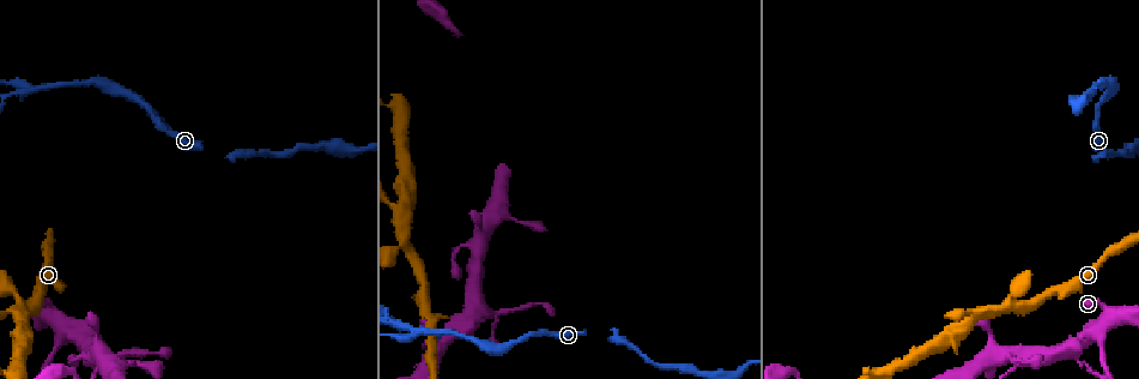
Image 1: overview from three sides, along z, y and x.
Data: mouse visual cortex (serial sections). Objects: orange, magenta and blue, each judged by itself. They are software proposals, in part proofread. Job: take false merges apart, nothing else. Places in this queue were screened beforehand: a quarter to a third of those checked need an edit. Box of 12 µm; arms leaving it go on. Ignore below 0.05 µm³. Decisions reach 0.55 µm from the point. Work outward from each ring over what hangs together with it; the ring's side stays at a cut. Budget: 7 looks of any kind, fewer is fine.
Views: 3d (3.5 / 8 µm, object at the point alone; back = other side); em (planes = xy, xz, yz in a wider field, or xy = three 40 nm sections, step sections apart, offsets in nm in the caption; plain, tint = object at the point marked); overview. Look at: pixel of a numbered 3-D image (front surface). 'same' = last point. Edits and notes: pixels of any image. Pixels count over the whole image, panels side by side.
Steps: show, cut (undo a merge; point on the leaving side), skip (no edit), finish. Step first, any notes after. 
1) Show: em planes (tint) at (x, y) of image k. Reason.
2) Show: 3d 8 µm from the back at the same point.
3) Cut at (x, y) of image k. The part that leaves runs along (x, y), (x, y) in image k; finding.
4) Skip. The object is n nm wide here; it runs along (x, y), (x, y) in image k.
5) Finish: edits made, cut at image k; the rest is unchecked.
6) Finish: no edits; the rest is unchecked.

Show: 3d 3.5 µm at (1095, 88) of image 1. Three-way junction.

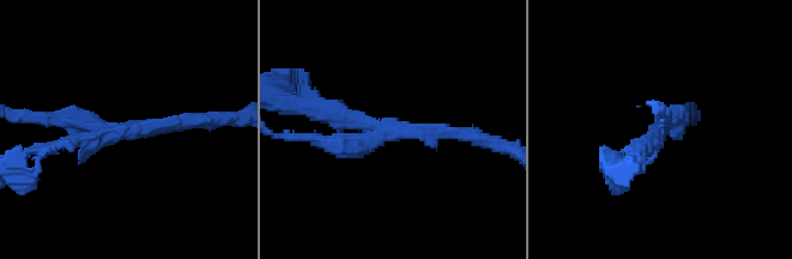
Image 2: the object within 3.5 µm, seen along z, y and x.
Show: em xy step 2 (tint) at (659, 133) of image 2. 3 arms meet here; the arms are 200, 200, 250 nm wide; need the tissue.

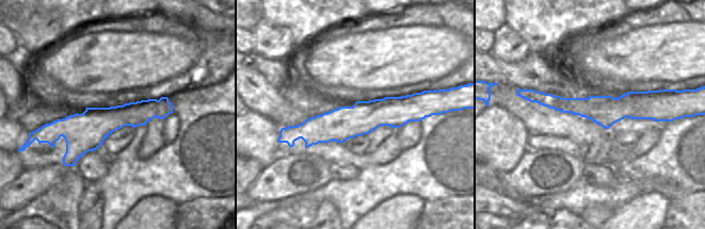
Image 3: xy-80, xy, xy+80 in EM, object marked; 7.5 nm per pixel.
Show: em xy step 1 (tint) at the same point.

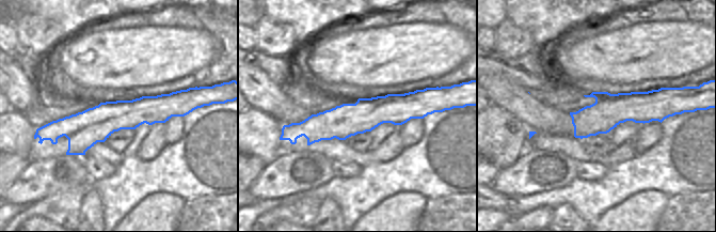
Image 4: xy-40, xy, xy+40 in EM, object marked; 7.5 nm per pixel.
Cut at (333, 148) of image 2. The part that leaves runs along (387, 134), (369, 144), (292, 138) in image 2; a second cell is stuck on.

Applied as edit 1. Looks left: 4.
Show: 3d 3.5 µm at (485, 312) of image 1. Four-way junction.

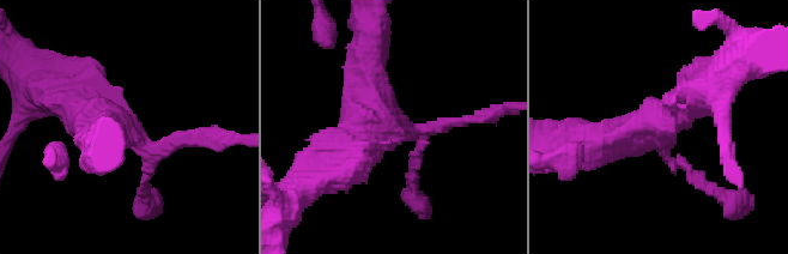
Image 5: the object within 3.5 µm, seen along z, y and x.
Show: em xy step 2 (tint) at (391, 131) of image 5. 4 arms meet here; the arms are 150, 200, 450, 500 nm wide.

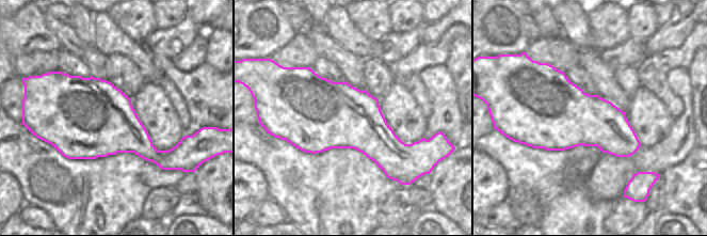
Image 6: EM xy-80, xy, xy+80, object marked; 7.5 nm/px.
Skip. The object is 550 nm wide here; it runs along (703, 90), (632, 138), (577, 145) in image 5; all the same cell.

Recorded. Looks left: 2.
Show: 3d 3.5 µm at (475, 258) of image 1. Looks like a crossing.

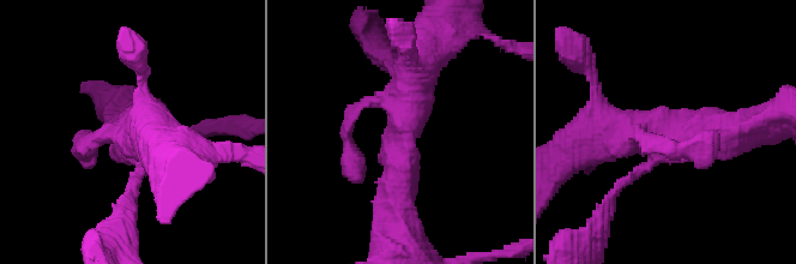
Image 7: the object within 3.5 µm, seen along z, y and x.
Show: em xy step 3 (tint) at (665, 135) of image 7. Need the tissue.

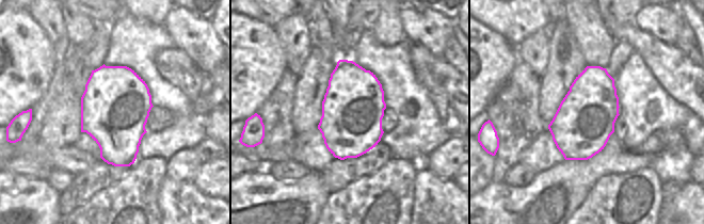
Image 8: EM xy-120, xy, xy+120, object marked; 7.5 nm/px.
Skip. The arms are 150, 150, 500, 600 nm wide; it runs along (399, 206), (399, 137), (421, 53) in image 7; all the same cell.

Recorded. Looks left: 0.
Finish: edits made, cut at image 2; the rest is unchecked.

